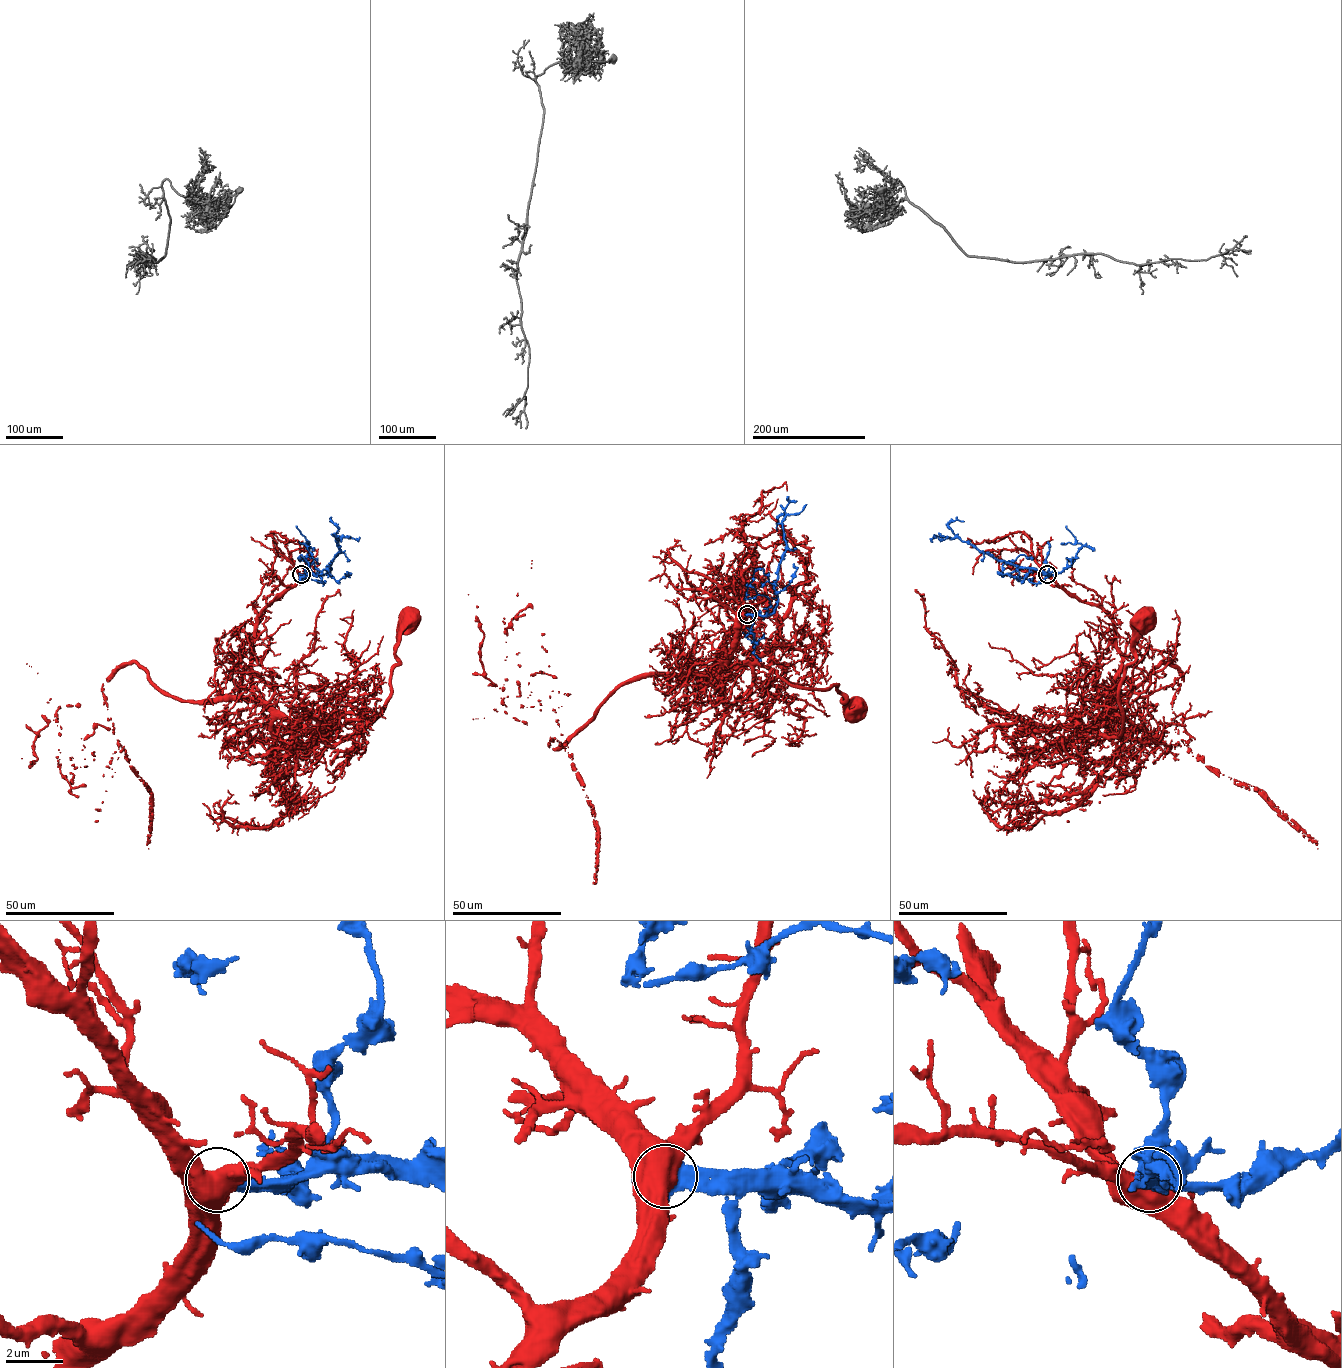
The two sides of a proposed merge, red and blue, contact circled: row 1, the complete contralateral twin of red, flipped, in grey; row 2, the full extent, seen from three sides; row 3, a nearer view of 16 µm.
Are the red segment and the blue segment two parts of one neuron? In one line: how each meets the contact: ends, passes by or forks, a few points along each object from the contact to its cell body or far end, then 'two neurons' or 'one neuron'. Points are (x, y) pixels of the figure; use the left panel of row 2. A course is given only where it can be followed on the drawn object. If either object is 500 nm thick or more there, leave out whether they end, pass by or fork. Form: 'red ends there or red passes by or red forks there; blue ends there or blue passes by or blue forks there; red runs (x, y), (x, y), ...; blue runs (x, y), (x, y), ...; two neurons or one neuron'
red runs (300, 574), (256, 623), (252, 691), (317, 732), (345, 736), (375, 719), (390, 694), (398, 634), (412, 615); blue runs (301, 574), (324, 574), (330, 568), (327, 566), (339, 551), (335, 534), (338, 527), (330, 521); two neurons

